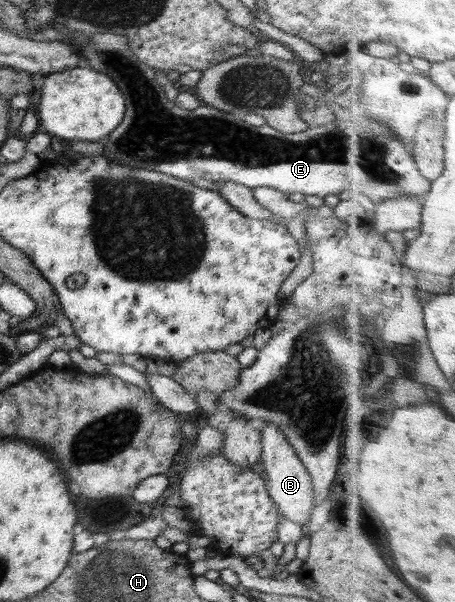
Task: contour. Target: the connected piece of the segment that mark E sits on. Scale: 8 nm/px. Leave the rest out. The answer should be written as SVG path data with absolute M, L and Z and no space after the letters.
M72 30L71 35L73 38L69 39L69 42L75 51L78 52L79 57L81 57L80 66L93 69L98 73L104 73L116 85L118 89L122 92L122 95L125 99L125 113L124 121L118 125L108 137L110 141L104 141L104 155L120 165L128 165L128 167L136 167L136 169L154 169L154 171L160 171L160 173L168 173L168 175L174 175L178 179L184 179L184 181L212 181L212 183L238 183L238 185L244 185L253 191L257 188L271 188L277 191L280 191L286 195L291 193L302 193L304 196L316 195L318 197L326 197L326 195L336 195L339 197L362 197L370 205L377 205L379 203L384 203L384 201L390 201L390 199L402 199L402 197L412 197L412 199L423 200L426 196L430 196L433 189L433 182L424 177L424 175L419 170L419 165L417 164L414 151L410 151L409 147L406 147L406 144L403 141L400 141L396 137L396 133L382 125L379 121L372 119L371 117L366 117L365 115L343 115L333 113L331 119L326 124L319 124L318 126L308 127L306 130L301 131L300 133L280 133L277 129L270 127L267 123L255 127L244 121L237 112L235 113L226 113L225 111L220 111L219 109L206 106L200 106L192 111L186 111L185 109L180 109L174 102L168 101L167 96L165 95L165 89L162 87L158 80L156 79L155 69L144 65L137 57L134 55L134 52L130 49L129 39L122 34L115 33L95 33L94 35L87 36L85 33L79 32L78 30Z

